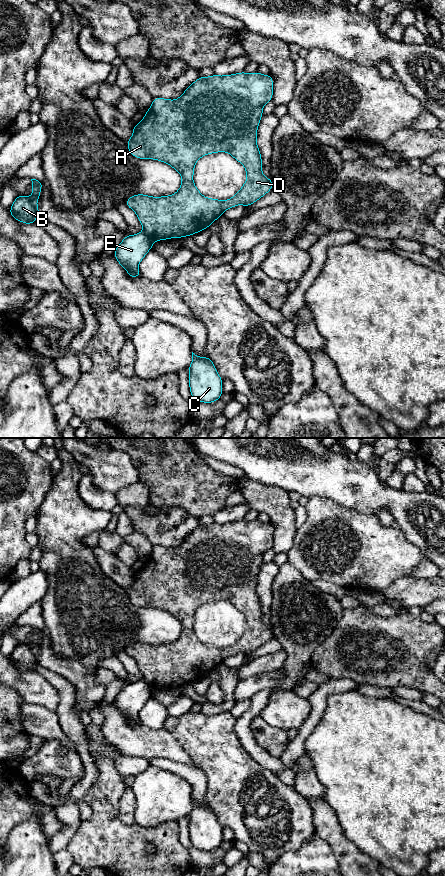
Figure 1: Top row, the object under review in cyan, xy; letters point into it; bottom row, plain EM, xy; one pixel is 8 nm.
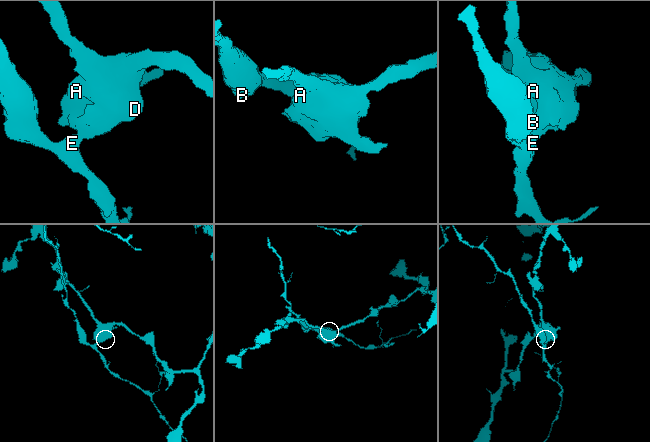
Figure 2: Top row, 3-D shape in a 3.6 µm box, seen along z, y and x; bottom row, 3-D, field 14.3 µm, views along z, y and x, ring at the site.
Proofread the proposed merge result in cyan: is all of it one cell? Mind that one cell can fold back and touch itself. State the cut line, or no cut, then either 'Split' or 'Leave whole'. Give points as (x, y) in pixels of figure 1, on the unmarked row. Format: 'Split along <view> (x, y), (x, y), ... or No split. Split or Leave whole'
Split along xy (143, 679), (153, 689). Split

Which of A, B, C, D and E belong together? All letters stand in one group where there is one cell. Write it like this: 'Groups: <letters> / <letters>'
Groups: A D / B C E

